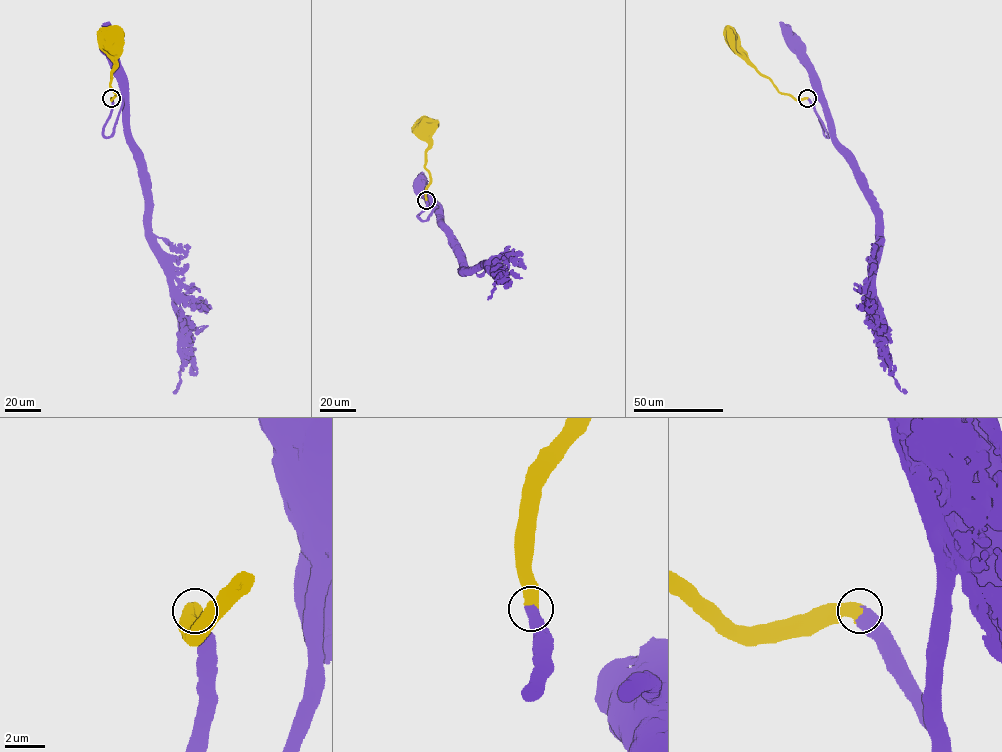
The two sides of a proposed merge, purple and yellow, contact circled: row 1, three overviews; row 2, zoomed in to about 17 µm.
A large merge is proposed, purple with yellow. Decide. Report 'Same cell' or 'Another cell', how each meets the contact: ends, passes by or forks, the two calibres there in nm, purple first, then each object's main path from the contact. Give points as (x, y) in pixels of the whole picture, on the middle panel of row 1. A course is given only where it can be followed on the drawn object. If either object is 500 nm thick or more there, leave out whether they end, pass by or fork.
Same cell. Thickness 600 nm (purple) against 600 nm. Course of purple: (426, 200), (426, 206), (418, 215), (425, 220), (438, 208), (452, 249), (460, 256). Course of yellow: (426, 200), (426, 187), (430, 181), (425, 164), (428, 146), (426, 118)

